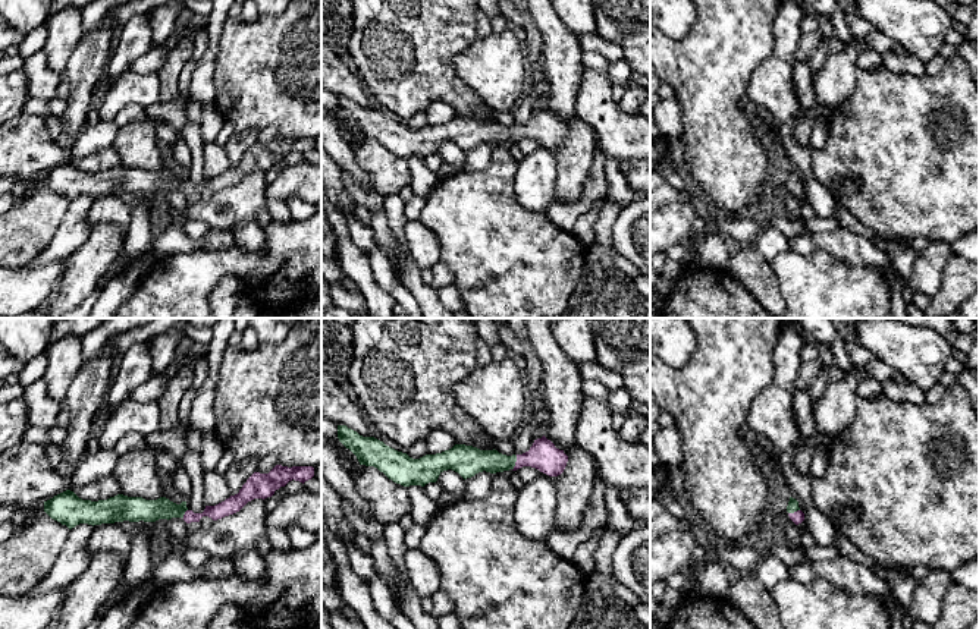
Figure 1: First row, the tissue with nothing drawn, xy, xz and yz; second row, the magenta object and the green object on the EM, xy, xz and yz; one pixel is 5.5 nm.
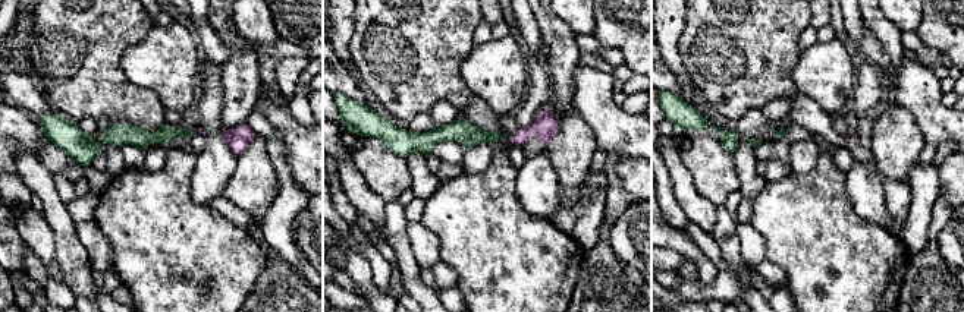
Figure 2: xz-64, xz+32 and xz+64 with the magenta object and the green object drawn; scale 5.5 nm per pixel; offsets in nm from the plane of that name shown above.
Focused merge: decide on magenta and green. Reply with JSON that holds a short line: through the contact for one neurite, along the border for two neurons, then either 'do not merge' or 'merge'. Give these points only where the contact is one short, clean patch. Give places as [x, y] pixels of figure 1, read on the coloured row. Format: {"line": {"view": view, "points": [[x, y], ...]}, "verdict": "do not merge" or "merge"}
{"line": {"view": "xz", "points": [[543, 455], [521, 459], [515, 464], [470, 461]]}, "verdict": "merge"}

